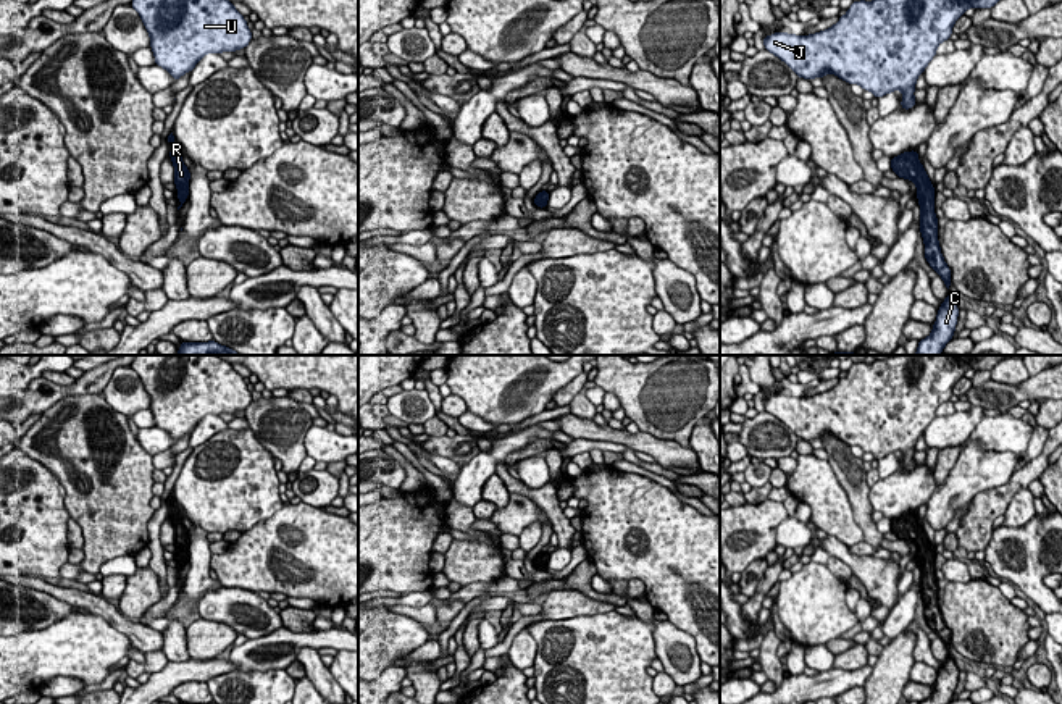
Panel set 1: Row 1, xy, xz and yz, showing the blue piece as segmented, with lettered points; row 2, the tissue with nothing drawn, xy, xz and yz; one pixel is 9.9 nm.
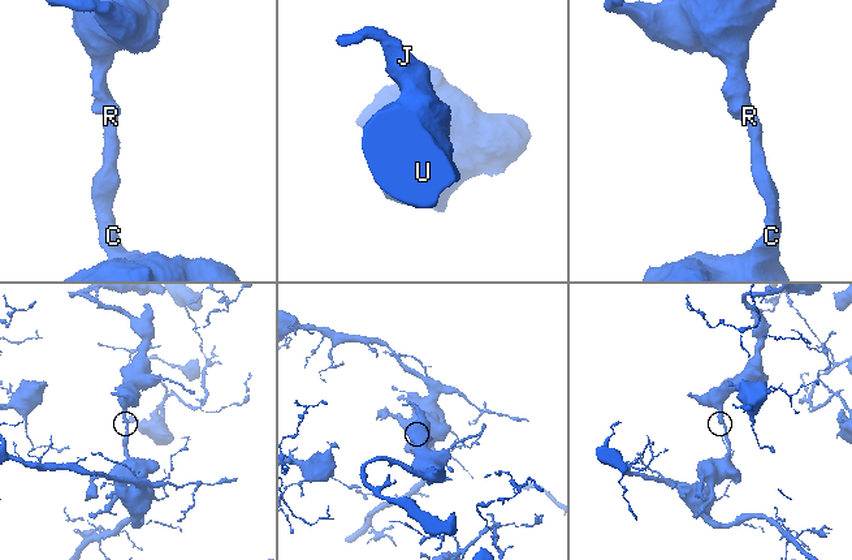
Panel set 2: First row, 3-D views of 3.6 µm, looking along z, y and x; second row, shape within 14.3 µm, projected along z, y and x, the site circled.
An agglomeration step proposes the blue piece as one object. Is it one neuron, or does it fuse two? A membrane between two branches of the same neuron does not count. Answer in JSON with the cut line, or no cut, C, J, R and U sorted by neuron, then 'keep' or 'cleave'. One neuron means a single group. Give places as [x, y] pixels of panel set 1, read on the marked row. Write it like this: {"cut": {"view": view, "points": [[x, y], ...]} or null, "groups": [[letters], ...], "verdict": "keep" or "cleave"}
{"cut": null, "groups": [["C", "J", "R", "U"]], "verdict": "keep"}

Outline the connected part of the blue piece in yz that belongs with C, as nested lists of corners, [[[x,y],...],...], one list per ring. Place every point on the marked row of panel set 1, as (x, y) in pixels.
[[[949,292],[943,300],[943,305],[938,308],[936,323],[933,325],[931,334],[918,341],[915,355],[941,355],[944,346],[954,337],[957,316],[959,307]]]

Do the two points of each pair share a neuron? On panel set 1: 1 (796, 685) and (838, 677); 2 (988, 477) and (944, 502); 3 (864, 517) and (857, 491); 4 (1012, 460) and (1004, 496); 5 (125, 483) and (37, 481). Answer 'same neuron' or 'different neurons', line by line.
1: same neuron
2: same neuron
3: same neuron
4: different neurons
5: different neurons

